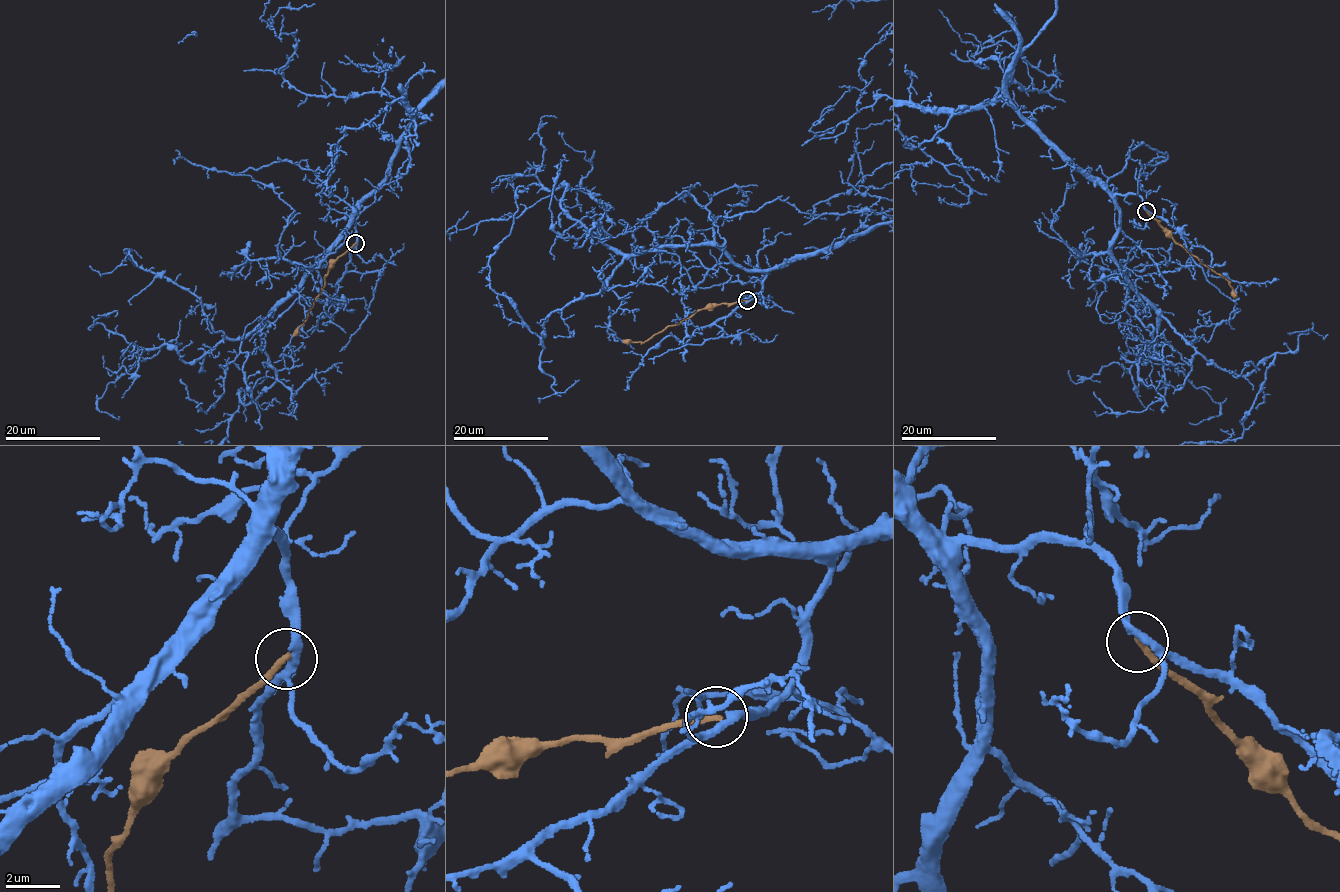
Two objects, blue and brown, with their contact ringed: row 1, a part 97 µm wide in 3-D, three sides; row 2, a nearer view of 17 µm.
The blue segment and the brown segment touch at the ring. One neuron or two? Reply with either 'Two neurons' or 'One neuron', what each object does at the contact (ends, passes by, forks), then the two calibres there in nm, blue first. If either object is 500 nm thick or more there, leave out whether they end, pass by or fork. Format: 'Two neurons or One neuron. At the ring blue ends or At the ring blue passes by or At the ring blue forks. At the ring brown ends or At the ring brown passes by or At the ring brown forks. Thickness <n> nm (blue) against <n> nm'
Two neurons. At the ring blue forks. At the ring brown ends. Thickness 220 nm (blue) against 240 nm

